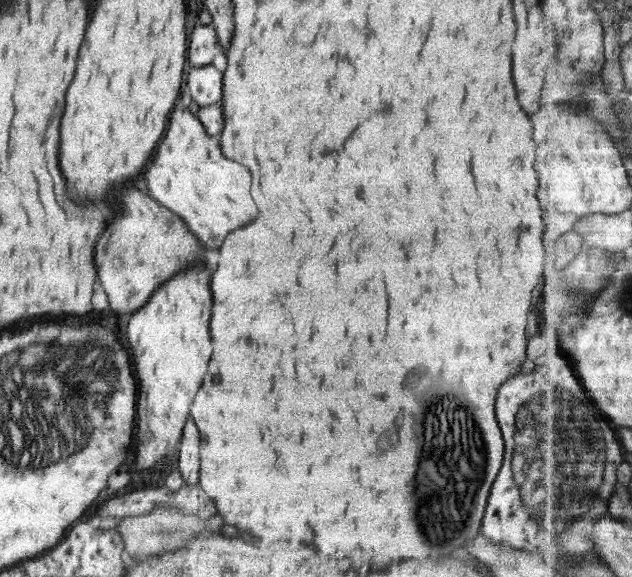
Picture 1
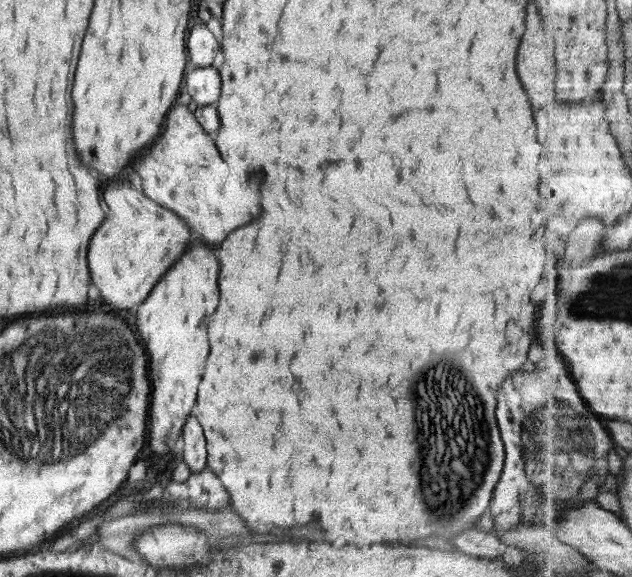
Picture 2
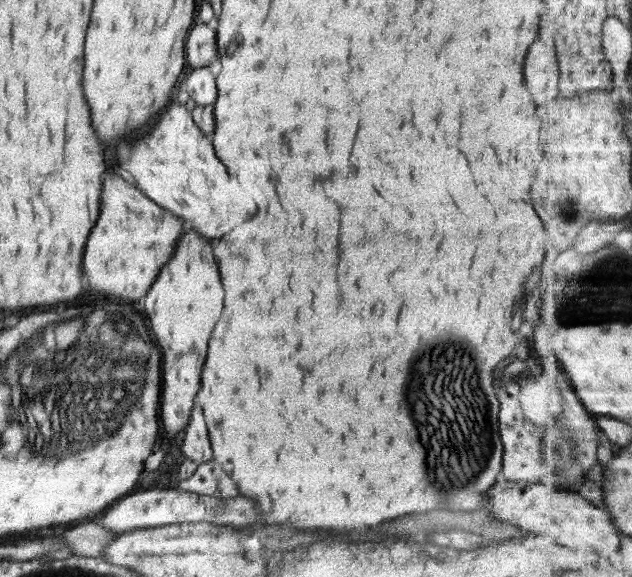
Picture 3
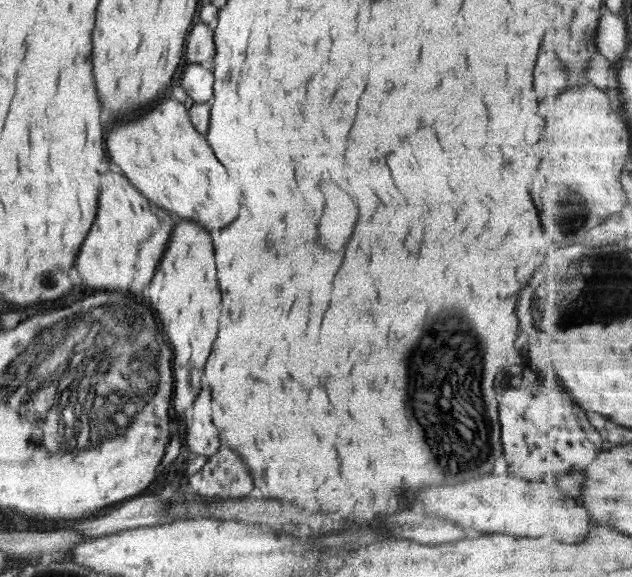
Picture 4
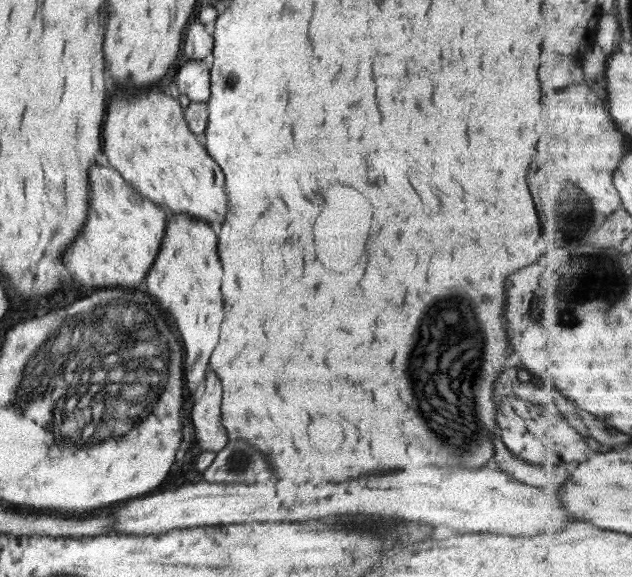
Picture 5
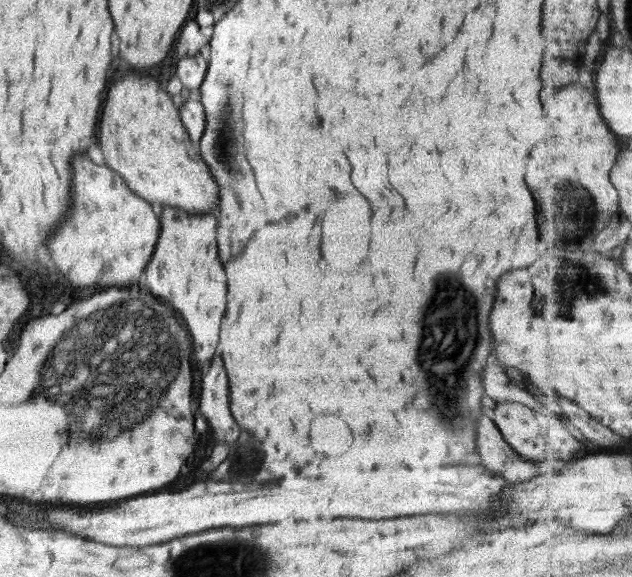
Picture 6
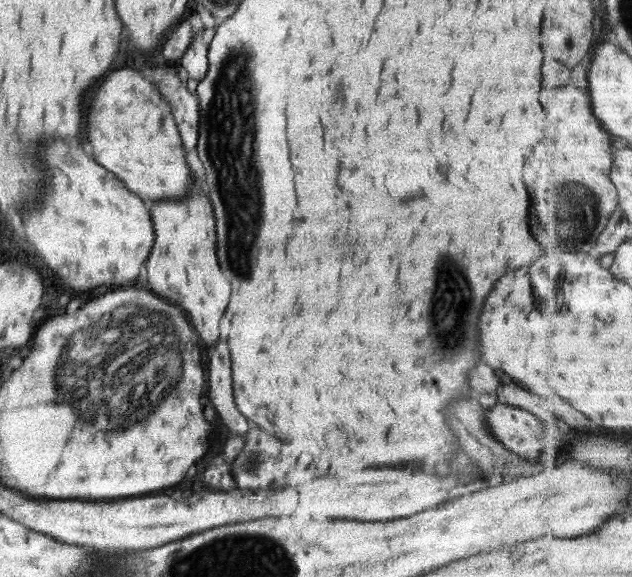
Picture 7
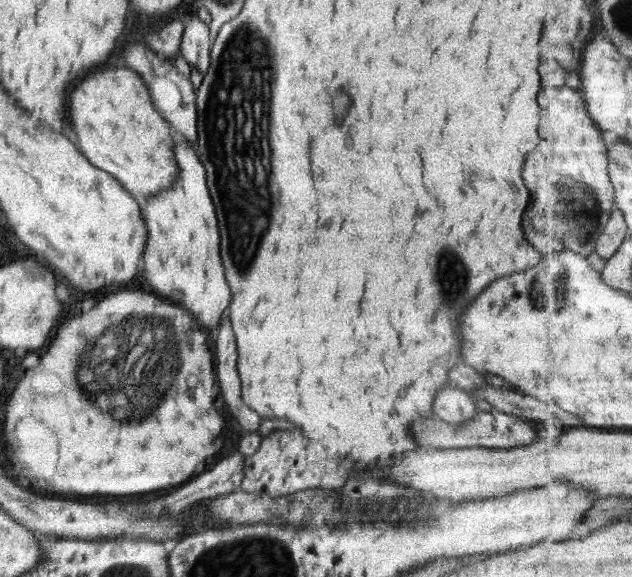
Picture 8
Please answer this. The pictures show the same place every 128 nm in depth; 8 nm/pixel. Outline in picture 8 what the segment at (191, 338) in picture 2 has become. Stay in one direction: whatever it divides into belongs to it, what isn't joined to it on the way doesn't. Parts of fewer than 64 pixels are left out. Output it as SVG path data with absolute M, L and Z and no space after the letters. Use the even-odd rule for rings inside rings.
M177 134L175 138L174 160L178 163L178 178L174 178L170 188L150 196L146 200L150 206L146 206L146 203L140 205L142 217L148 226L148 244L144 250L146 278L156 292L190 310L206 328L214 328L232 300L232 292L220 262L216 208L206 188L204 165L194 152L196 145L190 145Z

